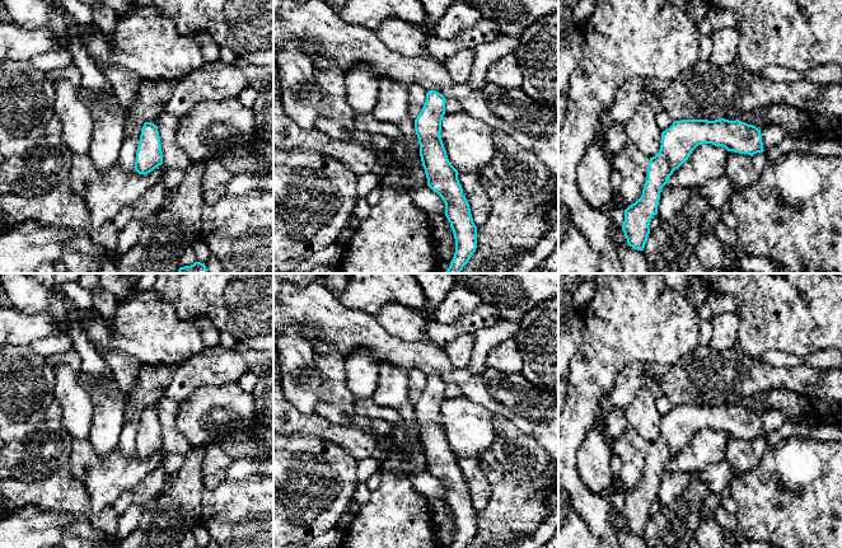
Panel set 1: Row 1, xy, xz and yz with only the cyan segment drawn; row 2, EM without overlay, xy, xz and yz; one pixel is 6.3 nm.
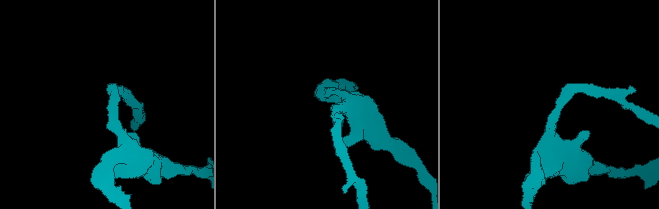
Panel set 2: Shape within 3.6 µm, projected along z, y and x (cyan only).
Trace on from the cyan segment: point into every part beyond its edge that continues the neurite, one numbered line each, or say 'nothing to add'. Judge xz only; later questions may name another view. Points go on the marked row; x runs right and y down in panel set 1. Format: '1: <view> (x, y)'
nothing to add

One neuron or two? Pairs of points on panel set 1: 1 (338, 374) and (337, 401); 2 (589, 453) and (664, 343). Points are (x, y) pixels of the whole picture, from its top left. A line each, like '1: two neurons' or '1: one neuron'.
1: one neuron
2: two neurons

